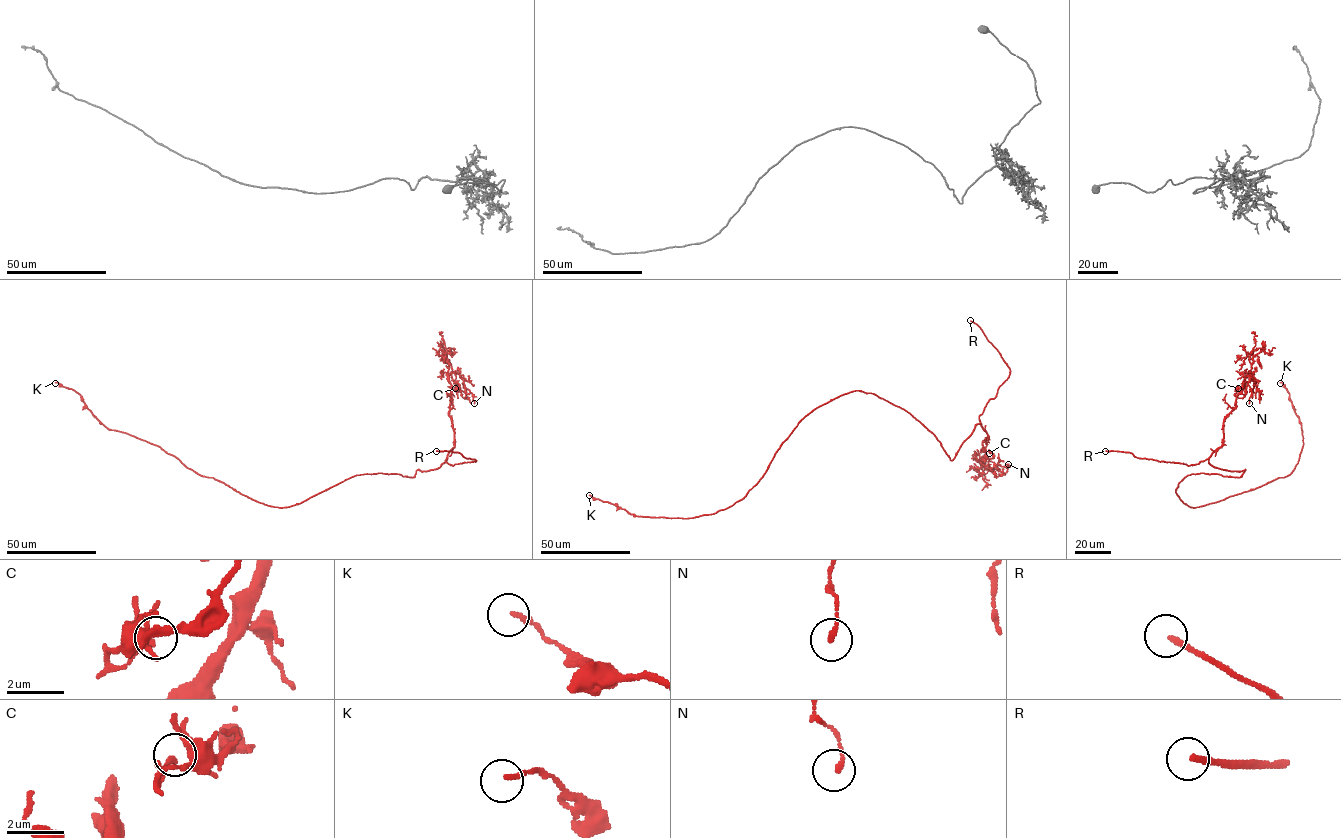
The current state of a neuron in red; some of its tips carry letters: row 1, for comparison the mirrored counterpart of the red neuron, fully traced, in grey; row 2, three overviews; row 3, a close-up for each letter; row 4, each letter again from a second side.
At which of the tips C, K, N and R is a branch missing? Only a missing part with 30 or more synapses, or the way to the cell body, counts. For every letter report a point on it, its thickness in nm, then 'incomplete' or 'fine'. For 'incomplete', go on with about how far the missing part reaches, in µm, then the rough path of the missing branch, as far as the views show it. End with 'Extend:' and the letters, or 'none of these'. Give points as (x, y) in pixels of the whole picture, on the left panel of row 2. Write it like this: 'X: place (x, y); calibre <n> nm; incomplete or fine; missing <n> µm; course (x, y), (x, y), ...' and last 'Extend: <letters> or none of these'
C: place (455, 388); calibre 160 nm; fine
K: place (55, 383); calibre 160 nm; fine
N: place (474, 403); calibre 170 nm; fine
R: place (436, 451); calibre 200 nm; incomplete; missing 8 µm
Extend: R

